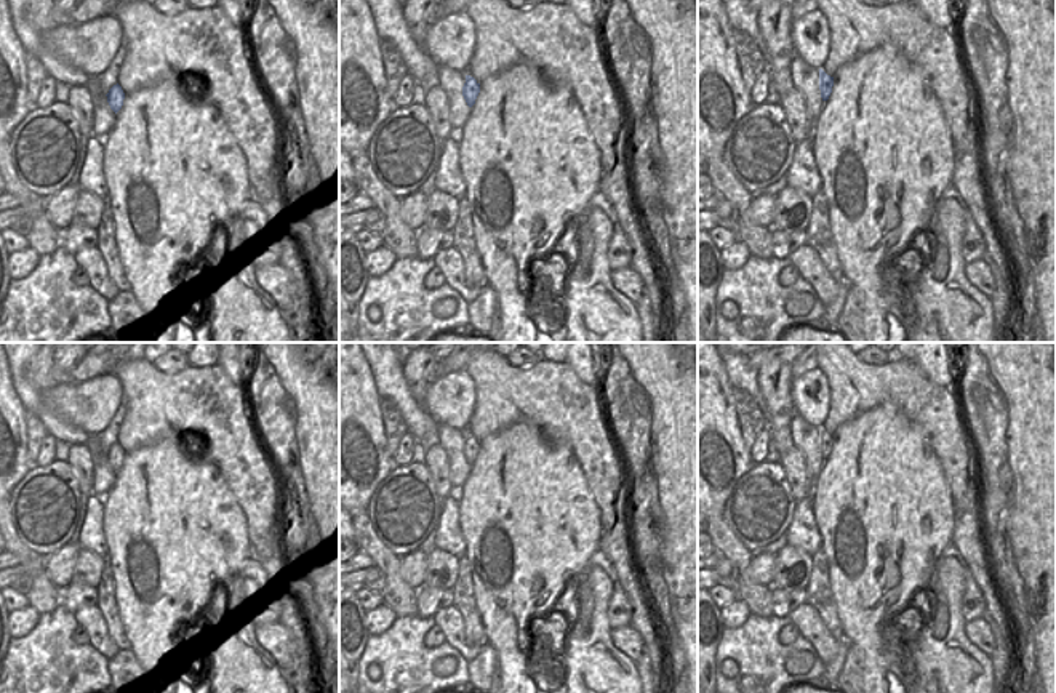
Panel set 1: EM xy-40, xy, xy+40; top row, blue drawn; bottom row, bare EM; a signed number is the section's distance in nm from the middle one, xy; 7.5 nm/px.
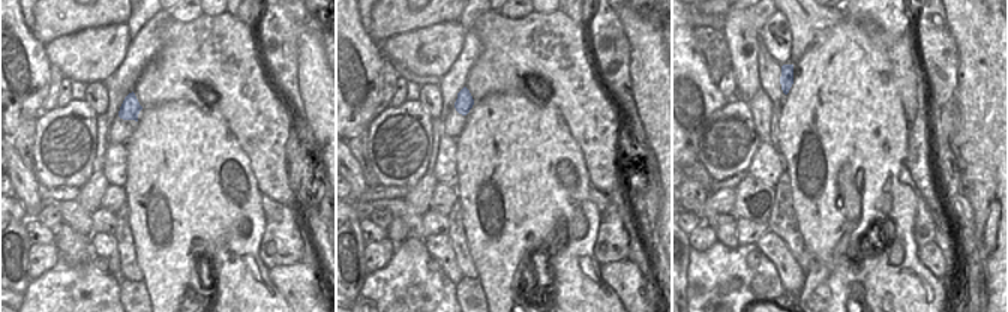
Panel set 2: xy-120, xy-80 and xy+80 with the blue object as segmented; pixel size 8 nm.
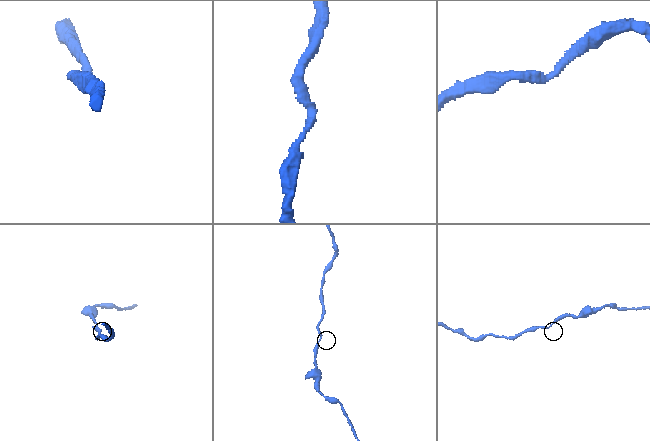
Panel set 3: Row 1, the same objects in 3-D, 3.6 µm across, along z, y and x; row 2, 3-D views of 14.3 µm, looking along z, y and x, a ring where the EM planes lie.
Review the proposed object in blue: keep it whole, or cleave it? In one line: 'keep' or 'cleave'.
keep

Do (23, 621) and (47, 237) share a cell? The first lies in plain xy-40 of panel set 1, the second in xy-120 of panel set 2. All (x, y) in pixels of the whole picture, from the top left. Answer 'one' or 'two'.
two

